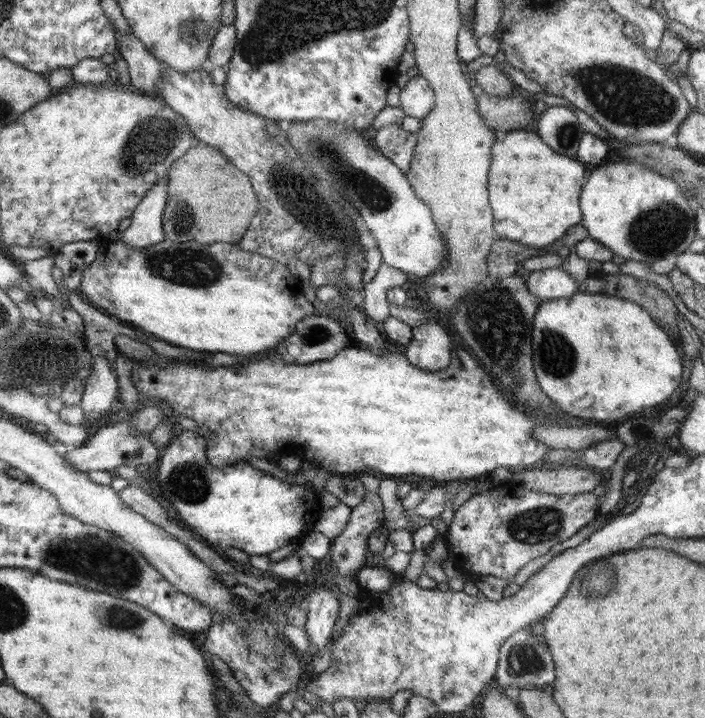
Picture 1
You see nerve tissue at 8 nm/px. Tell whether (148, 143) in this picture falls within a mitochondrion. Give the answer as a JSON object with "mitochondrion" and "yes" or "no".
{"mitochondrion":"yes"}

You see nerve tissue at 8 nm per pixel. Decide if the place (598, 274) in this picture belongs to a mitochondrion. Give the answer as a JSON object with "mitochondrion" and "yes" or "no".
{"mitochondrion":"no"}

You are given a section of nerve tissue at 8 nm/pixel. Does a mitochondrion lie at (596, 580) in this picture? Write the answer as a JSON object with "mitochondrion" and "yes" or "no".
{"mitochondrion":"yes"}

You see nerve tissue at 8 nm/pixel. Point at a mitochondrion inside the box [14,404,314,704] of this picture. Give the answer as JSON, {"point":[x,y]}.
{"point":[105,563]}

